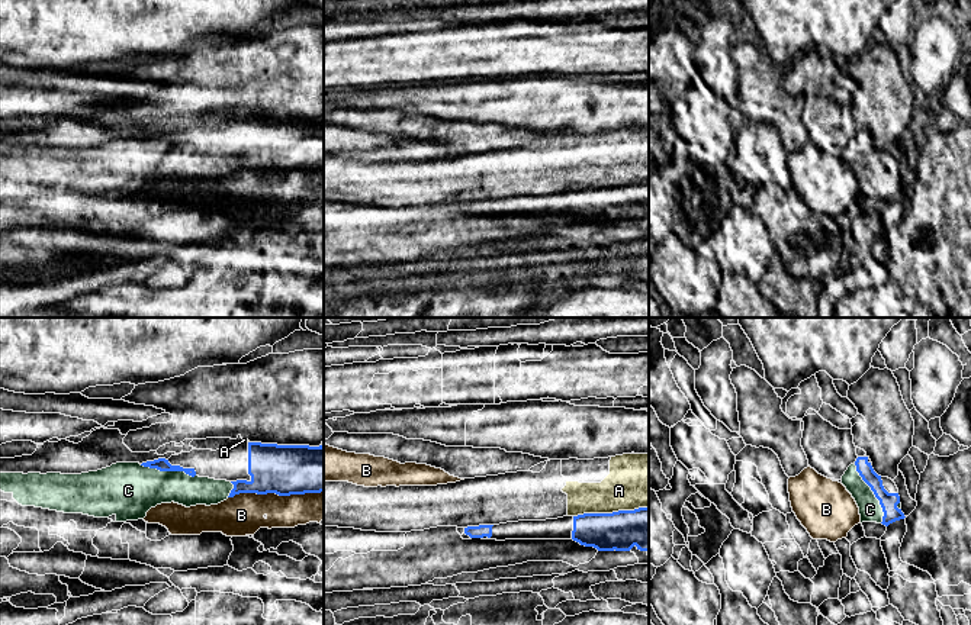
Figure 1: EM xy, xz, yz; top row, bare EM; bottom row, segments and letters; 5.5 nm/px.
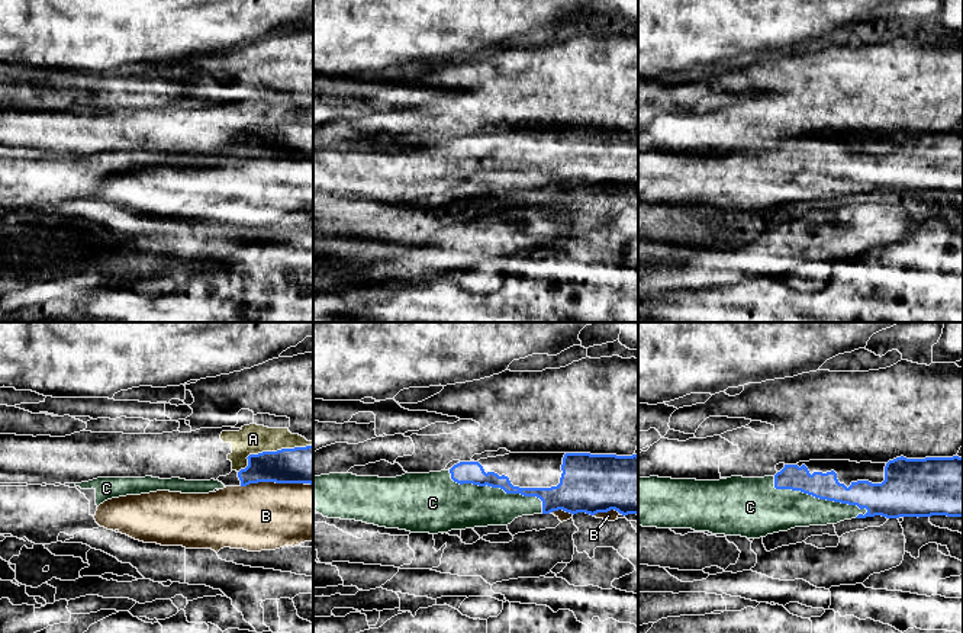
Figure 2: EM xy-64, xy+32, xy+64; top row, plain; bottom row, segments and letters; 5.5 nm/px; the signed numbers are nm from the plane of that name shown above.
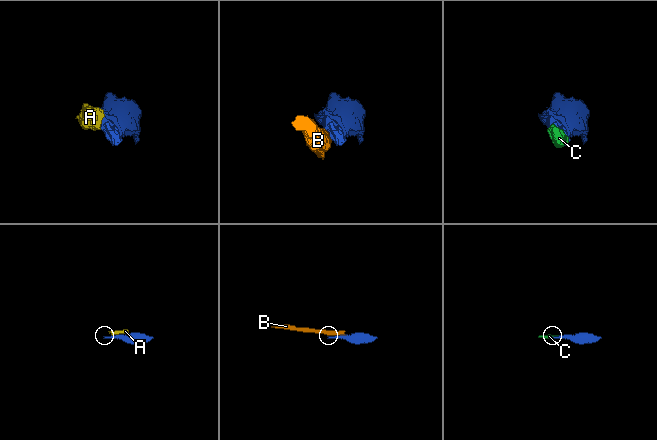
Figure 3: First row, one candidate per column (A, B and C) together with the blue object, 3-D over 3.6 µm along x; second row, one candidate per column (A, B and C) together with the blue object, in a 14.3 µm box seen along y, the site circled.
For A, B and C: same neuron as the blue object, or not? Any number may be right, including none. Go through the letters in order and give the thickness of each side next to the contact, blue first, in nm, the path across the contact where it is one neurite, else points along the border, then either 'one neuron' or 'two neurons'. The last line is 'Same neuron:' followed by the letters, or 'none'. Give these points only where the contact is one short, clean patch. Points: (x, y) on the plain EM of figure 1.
A: 240 nm thick on the blue side, 300 nm on the other; two neurons
B: 280 nm thick on the blue side, 220 nm on the other; two neurons
C: 100 nm thick on the blue side, 130 nm on the other; one neuron
Same neuron: C

